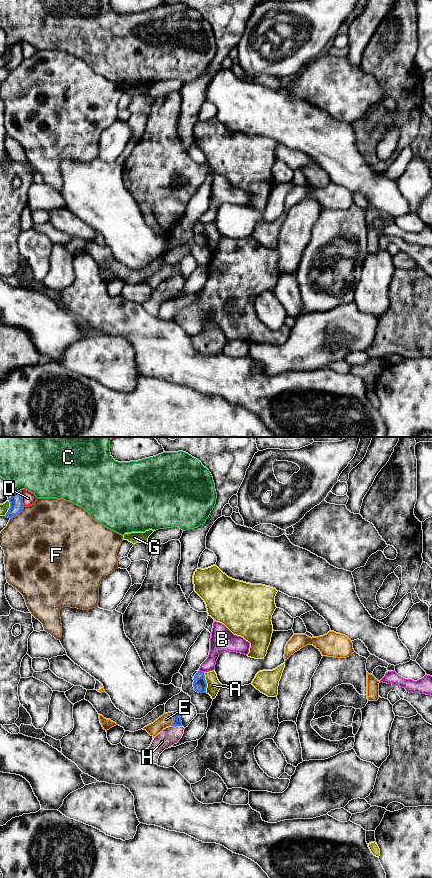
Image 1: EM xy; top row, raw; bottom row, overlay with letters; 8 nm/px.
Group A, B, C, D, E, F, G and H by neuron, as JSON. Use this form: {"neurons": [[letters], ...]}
{"neurons": [["A"], ["B"], ["C"], ["D"], ["E"], ["F"], ["G"], ["H"]]}

